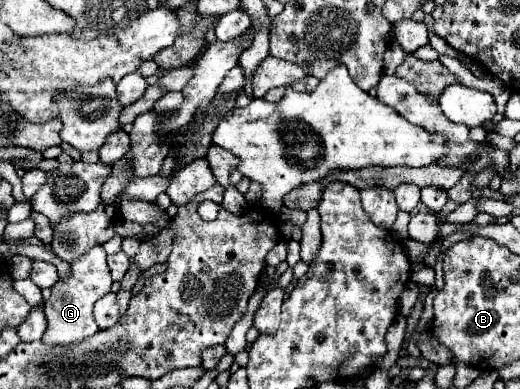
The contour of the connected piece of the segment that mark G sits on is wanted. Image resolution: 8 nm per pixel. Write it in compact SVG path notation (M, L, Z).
M102 245L92 247L82 259L78 259L76 263L70 265L72 275L66 283L58 281L52 287L52 295L50 299L44 303L44 313L48 319L48 327L46 333L42 337L42 341L46 345L74 345L80 343L88 337L92 337L98 331L98 325L92 317L92 307L94 303L104 297L106 293L110 293L112 287L112 277L108 271L108 263L106 263L106 251Z

